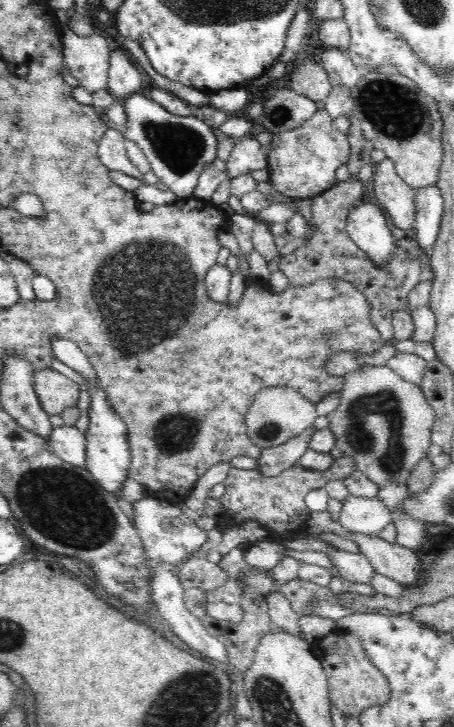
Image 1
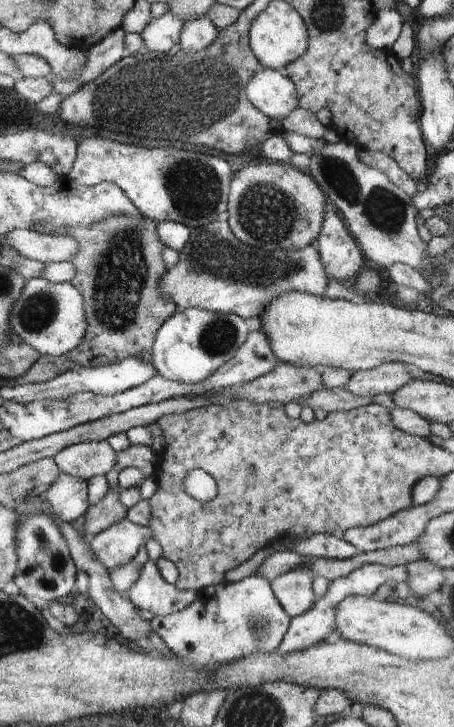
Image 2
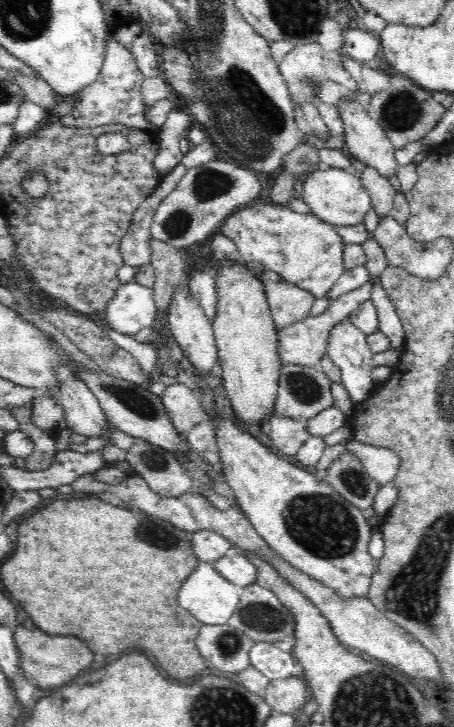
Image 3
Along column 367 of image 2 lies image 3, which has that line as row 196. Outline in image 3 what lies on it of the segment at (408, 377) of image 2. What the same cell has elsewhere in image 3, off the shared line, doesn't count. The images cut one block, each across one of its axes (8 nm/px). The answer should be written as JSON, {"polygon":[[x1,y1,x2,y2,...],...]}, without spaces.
{"polygon":[[368,165,365,166,360,177,363,187,372,199,372,207,380,215,380,219,390,215,397,192,388,178,380,175,378,170]]}

